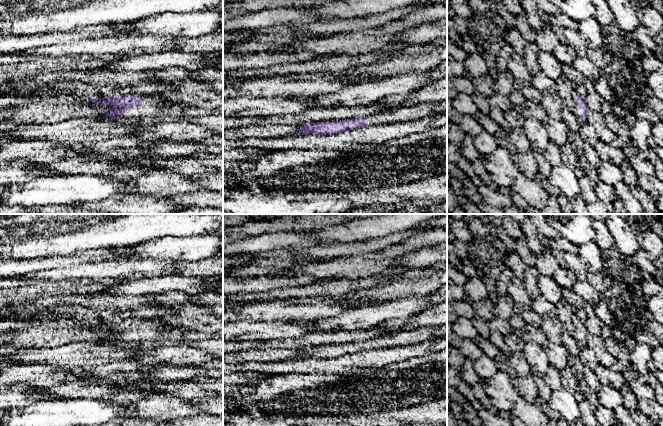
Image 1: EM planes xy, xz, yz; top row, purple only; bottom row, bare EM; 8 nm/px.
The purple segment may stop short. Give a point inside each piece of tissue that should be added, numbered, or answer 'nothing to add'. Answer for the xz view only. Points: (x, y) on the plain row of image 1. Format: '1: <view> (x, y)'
1: xz (403, 338)

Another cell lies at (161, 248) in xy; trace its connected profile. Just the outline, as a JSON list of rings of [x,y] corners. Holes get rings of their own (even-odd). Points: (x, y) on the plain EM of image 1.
[[[210,232],[191,237],[162,237],[160,239],[154,239],[139,245],[135,255],[142,258],[155,259],[166,259],[168,256],[171,256],[173,259],[191,263],[213,256],[220,251],[223,251],[223,236],[215,232]]]

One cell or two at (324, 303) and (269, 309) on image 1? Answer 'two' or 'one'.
one

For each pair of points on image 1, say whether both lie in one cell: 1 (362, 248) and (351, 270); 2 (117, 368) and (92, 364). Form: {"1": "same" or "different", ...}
{"1": "different", "2": "same"}

